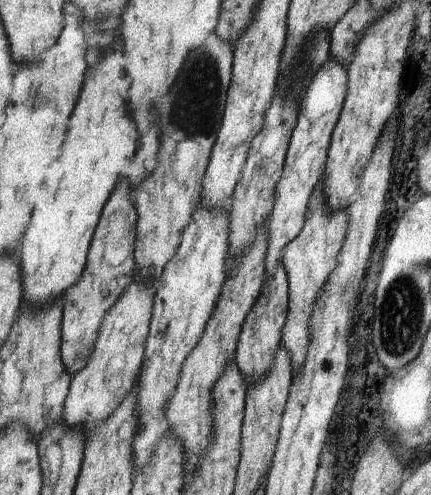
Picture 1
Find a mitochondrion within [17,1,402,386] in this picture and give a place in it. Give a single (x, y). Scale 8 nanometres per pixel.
(194, 111)

